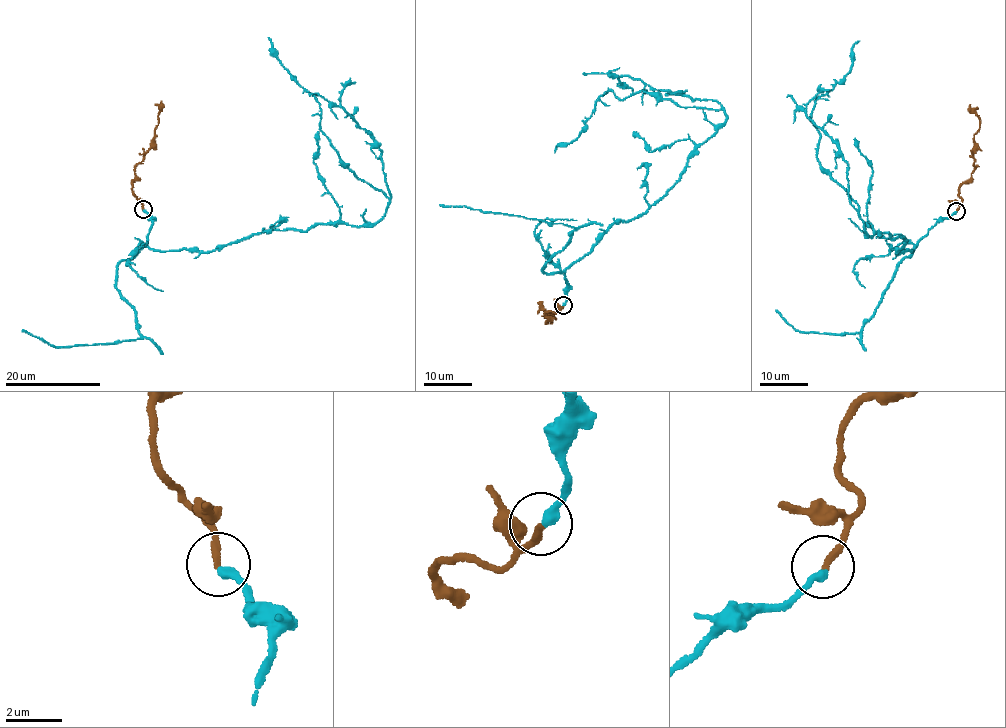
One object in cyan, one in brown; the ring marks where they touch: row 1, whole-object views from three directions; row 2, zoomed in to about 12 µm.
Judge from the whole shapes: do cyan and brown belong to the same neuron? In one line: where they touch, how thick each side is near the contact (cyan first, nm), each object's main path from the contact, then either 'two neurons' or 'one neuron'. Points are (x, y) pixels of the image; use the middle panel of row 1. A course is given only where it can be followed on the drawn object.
at (563, 305); 340 nm thick on the cyan side, 260 nm on the other; cyan runs (562, 305), (565, 271), (658, 202), (726, 118), (610, 90), (555, 152); brown runs (562, 305), (556, 313), (544, 312), (548, 320), (546, 322), (550, 314), (544, 314), (538, 302); one neuron

